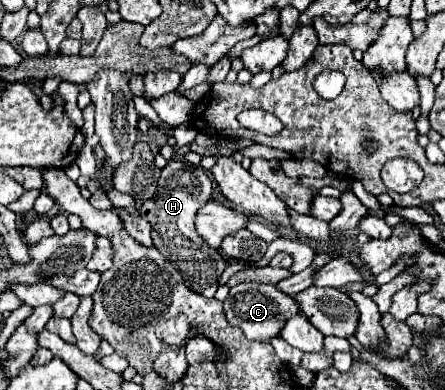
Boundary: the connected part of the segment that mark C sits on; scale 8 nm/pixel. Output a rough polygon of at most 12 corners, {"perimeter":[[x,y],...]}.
{"perimeter":[[260,282],[230,288],[224,314],[268,342],[298,314],[292,296]]}

